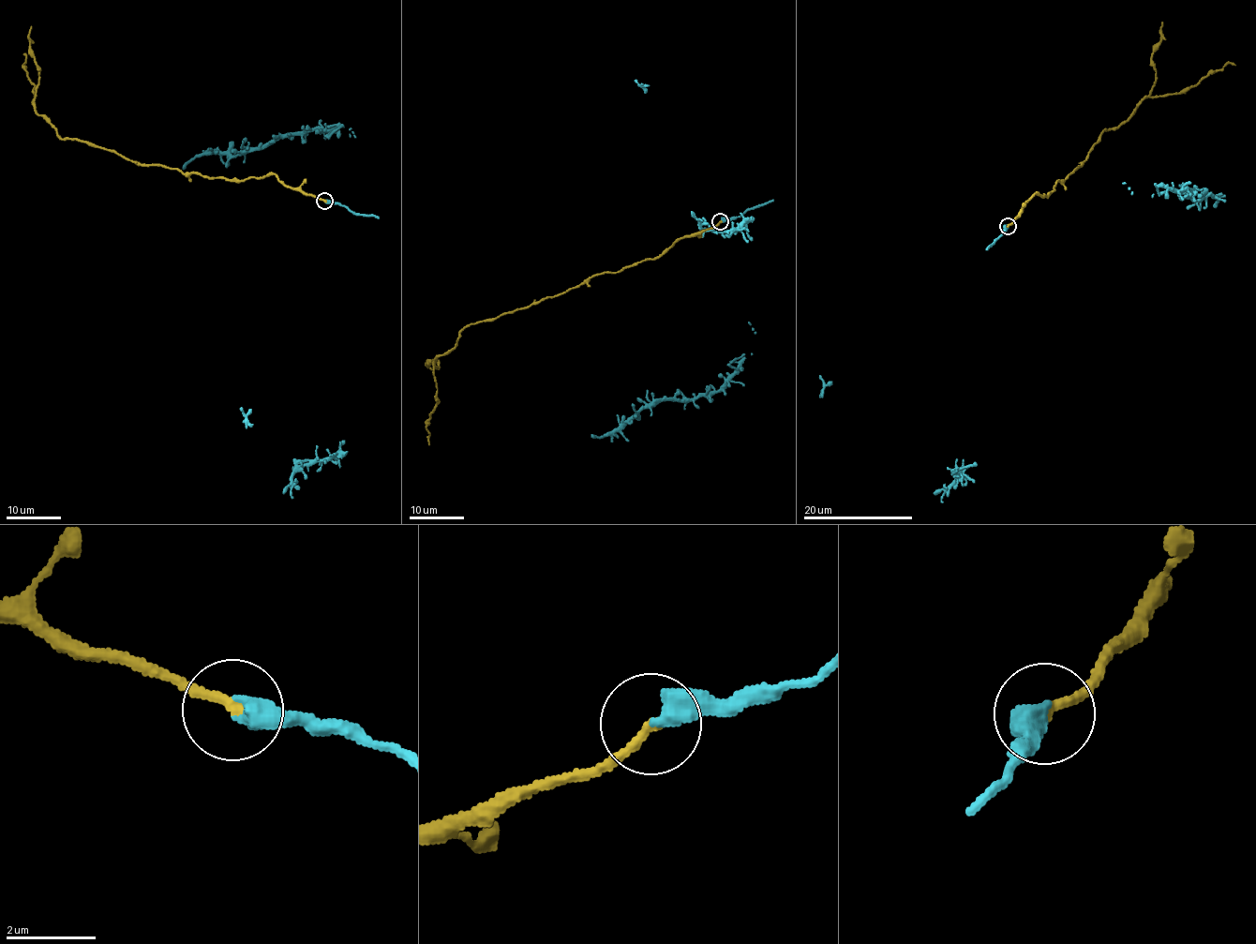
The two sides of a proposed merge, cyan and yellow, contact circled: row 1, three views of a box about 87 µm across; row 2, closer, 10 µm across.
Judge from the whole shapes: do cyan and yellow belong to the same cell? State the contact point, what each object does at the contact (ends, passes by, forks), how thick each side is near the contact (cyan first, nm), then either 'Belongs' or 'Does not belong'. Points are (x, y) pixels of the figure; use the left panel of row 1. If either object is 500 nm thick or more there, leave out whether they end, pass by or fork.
Place: (324, 201). At the ring cyan ends. At the ring yellow ends. Thickness 480 nm (cyan) against 240 nm. Belongs

